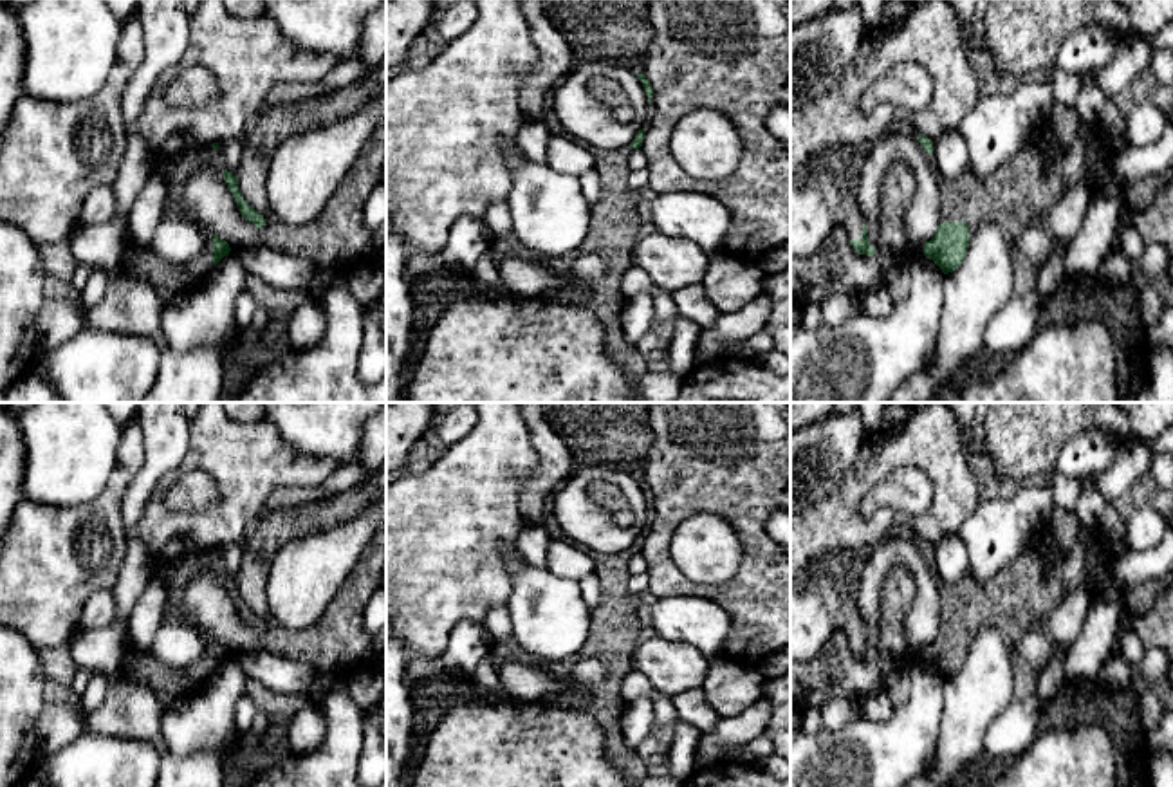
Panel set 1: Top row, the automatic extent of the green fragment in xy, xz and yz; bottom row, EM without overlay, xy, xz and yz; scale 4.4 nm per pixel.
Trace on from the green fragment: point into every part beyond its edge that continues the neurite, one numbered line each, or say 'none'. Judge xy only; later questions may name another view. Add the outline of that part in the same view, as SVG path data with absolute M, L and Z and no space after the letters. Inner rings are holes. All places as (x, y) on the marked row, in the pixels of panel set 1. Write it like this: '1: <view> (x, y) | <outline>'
1: xy (168, 278) | M202 229L206 245L191 260L177 264L161 258L150 245L141 247L128 242L121 269L130 276L148 282L159 296L168 301L175 294L202 283L213 271L213 231Z

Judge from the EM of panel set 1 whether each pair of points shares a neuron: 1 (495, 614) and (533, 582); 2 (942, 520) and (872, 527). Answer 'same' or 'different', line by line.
1: different
2: same

